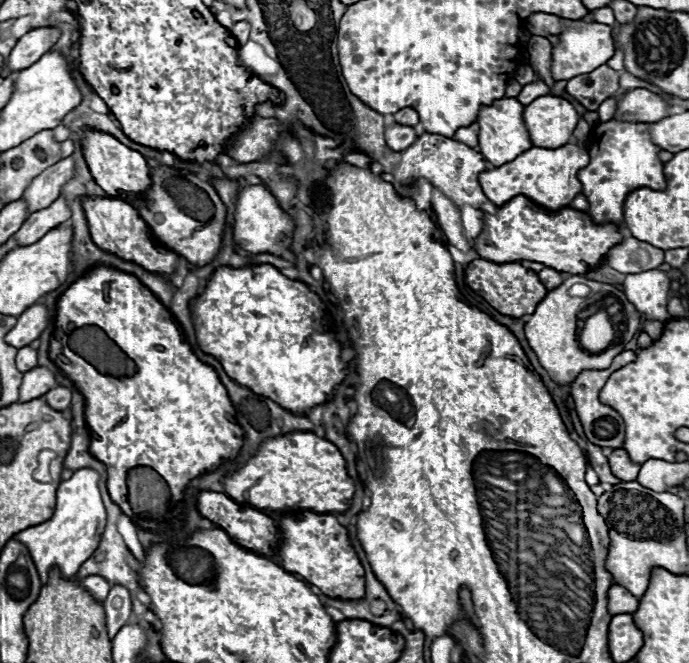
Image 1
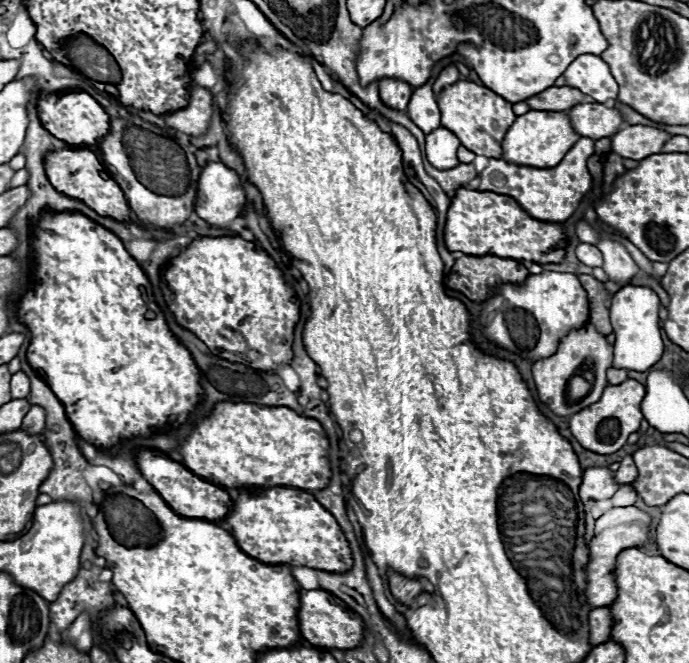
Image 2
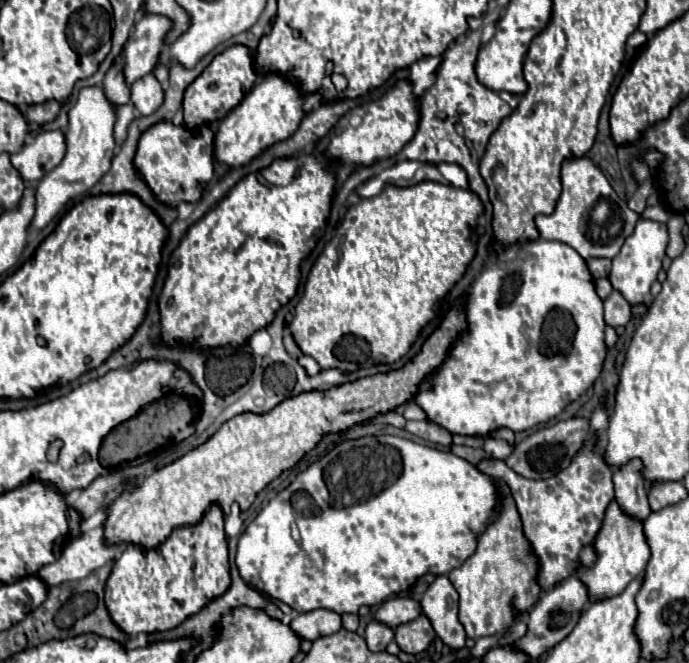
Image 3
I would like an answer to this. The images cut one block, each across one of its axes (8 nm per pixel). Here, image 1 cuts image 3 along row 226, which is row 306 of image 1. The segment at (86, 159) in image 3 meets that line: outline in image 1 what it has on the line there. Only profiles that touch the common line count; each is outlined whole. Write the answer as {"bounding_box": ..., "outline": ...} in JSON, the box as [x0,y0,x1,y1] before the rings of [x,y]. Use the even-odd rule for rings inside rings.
{"bounding_box":[6,304,48,348],"outline":[[[34,304],[18,316],[16,326],[6,334],[6,344],[14,348],[24,348],[36,340],[48,324],[48,310],[42,304]]]}

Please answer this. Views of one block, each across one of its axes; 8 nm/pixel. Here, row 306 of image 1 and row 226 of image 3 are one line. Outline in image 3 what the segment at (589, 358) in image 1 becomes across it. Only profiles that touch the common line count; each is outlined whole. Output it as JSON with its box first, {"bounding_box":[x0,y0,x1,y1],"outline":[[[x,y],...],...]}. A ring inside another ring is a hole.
{"bounding_box":[536,156,640,260],"outline":[[[584,156],[584,158],[574,158],[574,160],[566,160],[562,164],[562,194],[556,202],[556,208],[552,214],[540,214],[536,216],[536,228],[540,232],[540,238],[544,240],[558,240],[558,242],[564,242],[568,246],[572,246],[584,260],[590,260],[590,258],[614,258],[625,242],[626,238],[630,236],[634,230],[635,224],[640,218],[640,214],[630,210],[627,206],[627,202],[620,200],[618,194],[612,190],[612,186],[608,184],[608,180],[604,178],[604,174]],[[600,198],[610,198],[616,202],[618,210],[620,212],[621,219],[623,221],[622,233],[615,239],[605,244],[594,244],[590,238],[588,238],[588,212],[594,208],[594,204],[600,200]]]}

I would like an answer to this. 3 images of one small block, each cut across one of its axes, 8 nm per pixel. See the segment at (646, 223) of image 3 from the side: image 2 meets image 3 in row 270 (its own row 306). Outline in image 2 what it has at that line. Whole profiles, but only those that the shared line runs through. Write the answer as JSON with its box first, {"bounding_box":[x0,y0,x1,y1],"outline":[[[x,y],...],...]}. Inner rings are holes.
{"bounding_box":[610,286,664,372],"outline":[[[624,286],[612,296],[610,306],[610,322],[614,330],[614,368],[646,372],[650,370],[662,356],[664,344],[660,336],[660,318],[658,318],[660,298],[648,286]]]}

